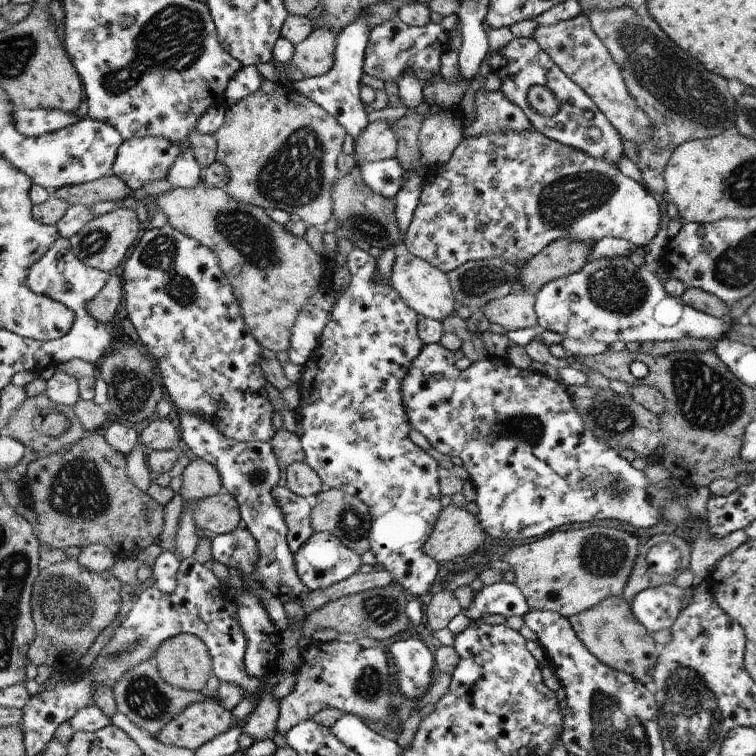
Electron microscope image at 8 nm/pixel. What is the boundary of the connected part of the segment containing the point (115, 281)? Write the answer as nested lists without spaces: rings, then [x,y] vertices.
[[[112,273],[100,294],[89,304],[89,311],[98,321],[112,321],[124,296],[122,276]]]

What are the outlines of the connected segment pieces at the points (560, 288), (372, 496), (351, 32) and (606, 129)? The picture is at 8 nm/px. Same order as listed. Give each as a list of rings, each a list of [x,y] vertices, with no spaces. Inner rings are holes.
[[[660,201],[661,204],[661,213],[663,216],[661,227],[659,233],[649,242],[648,245],[644,247],[645,250],[645,262],[642,268],[637,268],[628,257],[616,257],[613,259],[598,259],[595,261],[588,262],[576,273],[571,275],[566,275],[565,277],[559,278],[555,281],[550,281],[546,283],[534,296],[535,296],[535,311],[537,314],[537,324],[540,328],[543,328],[545,331],[552,331],[554,333],[560,334],[563,338],[576,339],[576,340],[586,340],[586,339],[594,339],[595,341],[603,342],[604,344],[609,345],[611,342],[640,342],[640,343],[649,343],[652,341],[677,341],[678,339],[684,337],[692,337],[695,339],[706,339],[709,341],[713,341],[714,343],[721,341],[725,338],[725,335],[731,330],[733,326],[734,320],[729,317],[715,317],[705,312],[696,310],[691,306],[688,306],[683,302],[681,297],[673,297],[670,296],[665,289],[665,285],[660,283],[660,280],[656,278],[655,270],[658,268],[660,264],[662,264],[665,247],[668,244],[669,236],[667,235],[667,224],[669,222],[669,218],[666,215],[666,203],[664,201]]]
[[[353,249],[347,255],[348,267],[346,268],[351,272],[349,286],[342,290],[338,301],[334,305],[333,317],[319,336],[318,348],[316,348],[312,360],[304,364],[302,378],[297,383],[300,388],[301,399],[300,406],[295,411],[299,424],[302,424],[302,428],[304,428],[304,435],[300,437],[301,445],[305,452],[304,461],[321,477],[323,484],[322,489],[344,489],[347,493],[356,495],[361,501],[364,501],[365,504],[368,505],[372,515],[369,541],[371,551],[378,562],[377,567],[390,571],[391,575],[394,575],[396,584],[400,584],[409,597],[424,600],[427,599],[430,594],[430,588],[432,588],[432,584],[434,584],[434,580],[436,580],[436,576],[438,576],[440,566],[438,566],[438,563],[432,557],[424,554],[423,546],[426,540],[428,540],[436,524],[438,515],[443,508],[440,505],[440,497],[442,496],[438,474],[440,466],[425,450],[422,450],[422,447],[419,447],[410,440],[409,430],[411,429],[411,425],[409,424],[408,415],[406,414],[406,408],[402,402],[401,395],[403,378],[406,376],[406,373],[409,371],[409,366],[420,354],[421,348],[424,345],[423,340],[419,336],[419,330],[417,329],[420,316],[406,304],[405,300],[390,284],[384,285],[375,280],[375,276],[377,275],[375,272],[377,265],[376,259],[370,256],[367,250]]]
[[[363,10],[360,17],[339,32],[335,40],[334,66],[326,74],[317,77],[304,77],[303,80],[292,82],[294,89],[325,108],[326,112],[334,115],[346,129],[347,134],[354,138],[354,144],[355,138],[362,134],[369,123],[367,118],[369,111],[365,109],[360,98],[359,88],[363,74],[365,50],[371,30],[367,25],[365,10]]]
[[[533,36],[514,37],[501,51],[487,56],[487,65],[501,80],[499,91],[506,100],[522,109],[534,130],[563,145],[576,147],[594,158],[603,158],[617,165],[620,155],[624,153],[619,132],[582,87],[570,80],[570,77],[539,47]],[[534,85],[550,87],[556,93],[561,100],[560,112],[557,115],[543,117],[527,103],[528,90]]]

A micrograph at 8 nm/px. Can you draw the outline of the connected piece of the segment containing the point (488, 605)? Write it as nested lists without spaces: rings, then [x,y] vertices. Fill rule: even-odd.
[[[505,581],[484,585],[482,590],[476,591],[468,608],[462,610],[471,621],[477,621],[486,614],[500,614],[500,616],[524,616],[529,610],[526,597],[516,586]]]

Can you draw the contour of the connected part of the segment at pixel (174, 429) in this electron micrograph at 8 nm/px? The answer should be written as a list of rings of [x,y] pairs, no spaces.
[[[156,418],[150,421],[149,426],[143,428],[138,435],[139,442],[146,453],[151,451],[179,451],[178,442],[181,439],[179,427],[170,420],[158,420]]]

